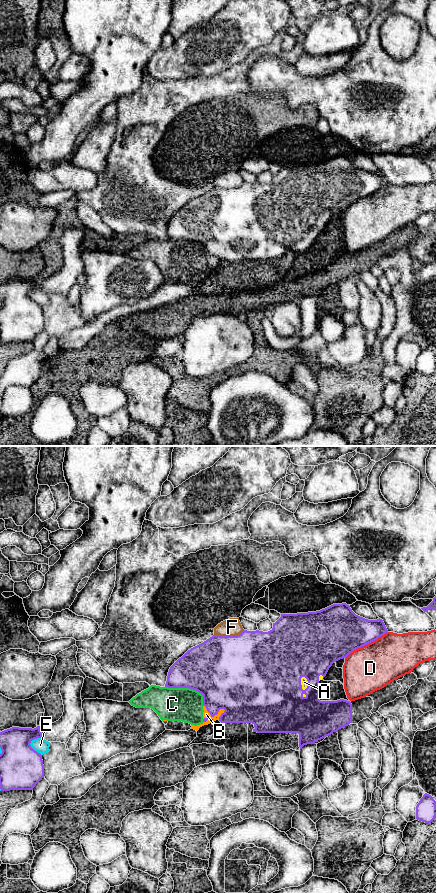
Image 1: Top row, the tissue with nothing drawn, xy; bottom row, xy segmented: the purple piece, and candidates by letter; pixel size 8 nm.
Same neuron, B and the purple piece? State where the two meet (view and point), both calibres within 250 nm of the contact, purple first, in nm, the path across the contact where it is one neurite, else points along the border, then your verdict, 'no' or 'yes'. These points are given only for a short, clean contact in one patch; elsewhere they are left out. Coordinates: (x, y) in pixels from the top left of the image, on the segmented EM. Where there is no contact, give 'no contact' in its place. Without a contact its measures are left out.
contact xy (214, 715); calibres 360 and 60 nm; no

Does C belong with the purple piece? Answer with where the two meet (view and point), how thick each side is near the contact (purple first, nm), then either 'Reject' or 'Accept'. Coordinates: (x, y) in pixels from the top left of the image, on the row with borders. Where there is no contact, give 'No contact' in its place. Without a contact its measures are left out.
Touches purple at xy (189, 687). Thickness 440 nm (purple) against 280 nm. Reject

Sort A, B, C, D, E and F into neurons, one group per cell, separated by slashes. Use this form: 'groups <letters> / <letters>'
groups A / B C / D / E / F

